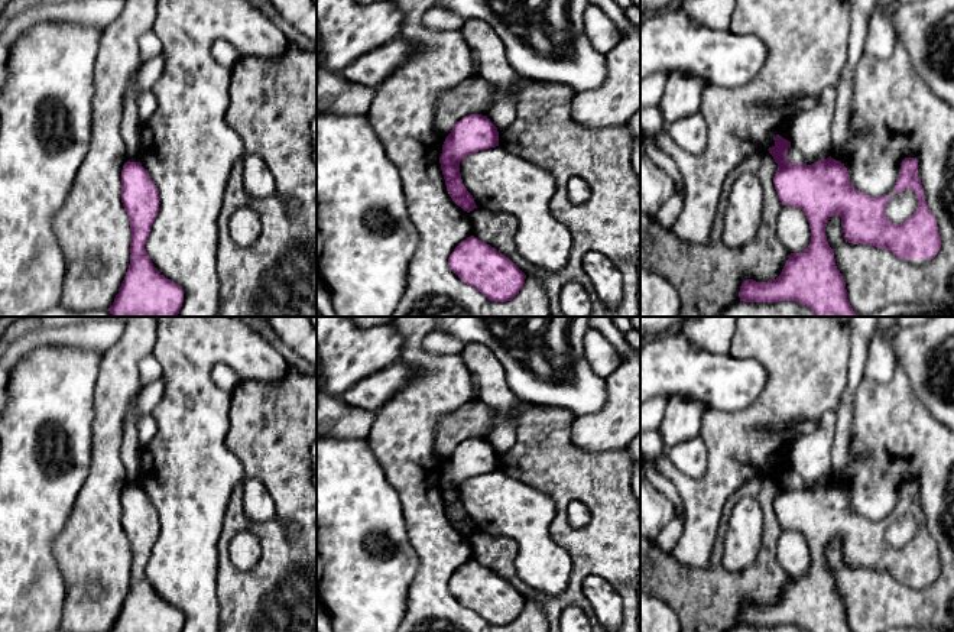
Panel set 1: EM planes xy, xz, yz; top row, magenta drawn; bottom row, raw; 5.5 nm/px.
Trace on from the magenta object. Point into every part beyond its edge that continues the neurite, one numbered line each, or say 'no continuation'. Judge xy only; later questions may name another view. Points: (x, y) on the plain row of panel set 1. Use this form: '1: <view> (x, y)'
no continuation

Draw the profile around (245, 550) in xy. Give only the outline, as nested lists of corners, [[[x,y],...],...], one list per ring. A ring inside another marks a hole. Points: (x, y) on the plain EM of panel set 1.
[[[240,529],[228,544],[228,555],[236,568],[249,570],[257,564],[262,547],[252,532]]]

